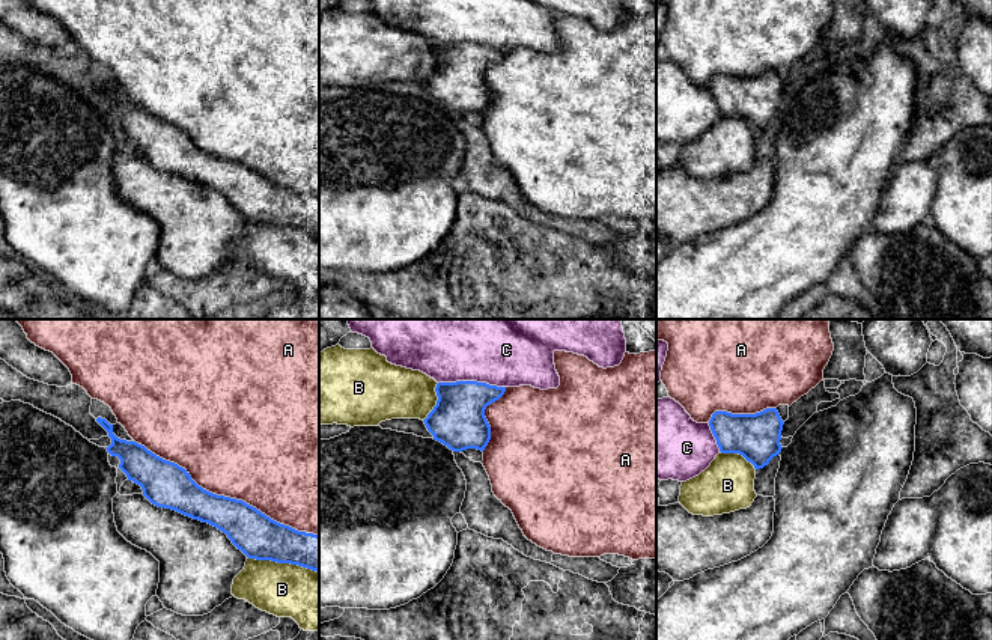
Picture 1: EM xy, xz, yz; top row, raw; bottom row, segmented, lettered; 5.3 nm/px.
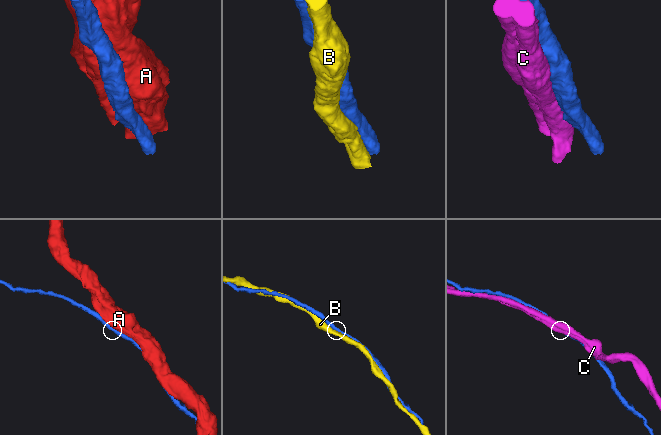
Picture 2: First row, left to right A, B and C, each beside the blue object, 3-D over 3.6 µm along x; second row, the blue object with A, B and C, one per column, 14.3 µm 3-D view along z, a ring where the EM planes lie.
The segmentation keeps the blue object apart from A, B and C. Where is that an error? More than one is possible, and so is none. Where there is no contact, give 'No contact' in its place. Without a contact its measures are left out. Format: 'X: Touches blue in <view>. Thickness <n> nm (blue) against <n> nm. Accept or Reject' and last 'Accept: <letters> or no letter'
A: Touches blue in xy. Thickness 240 nm (blue) against 480 nm. Reject
B: Touches blue in xy. Thickness 240 nm (blue) against 300 nm. Accept
C: Touches blue in xz. Thickness 300 nm (blue) against 280 nm. Reject
Accept: B

